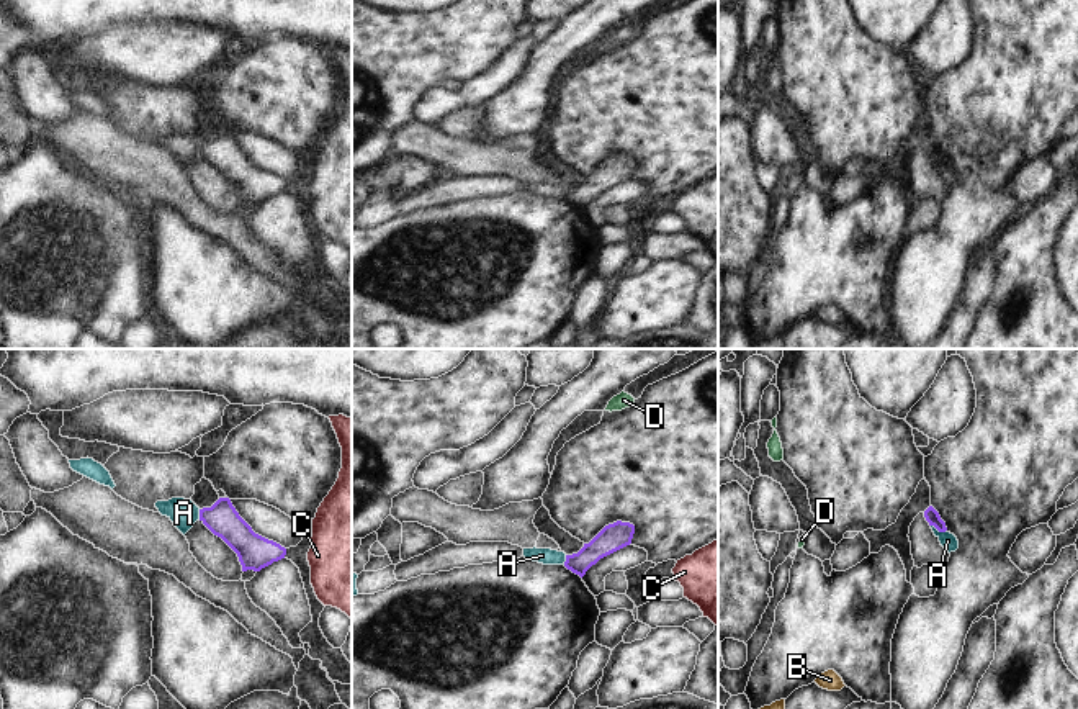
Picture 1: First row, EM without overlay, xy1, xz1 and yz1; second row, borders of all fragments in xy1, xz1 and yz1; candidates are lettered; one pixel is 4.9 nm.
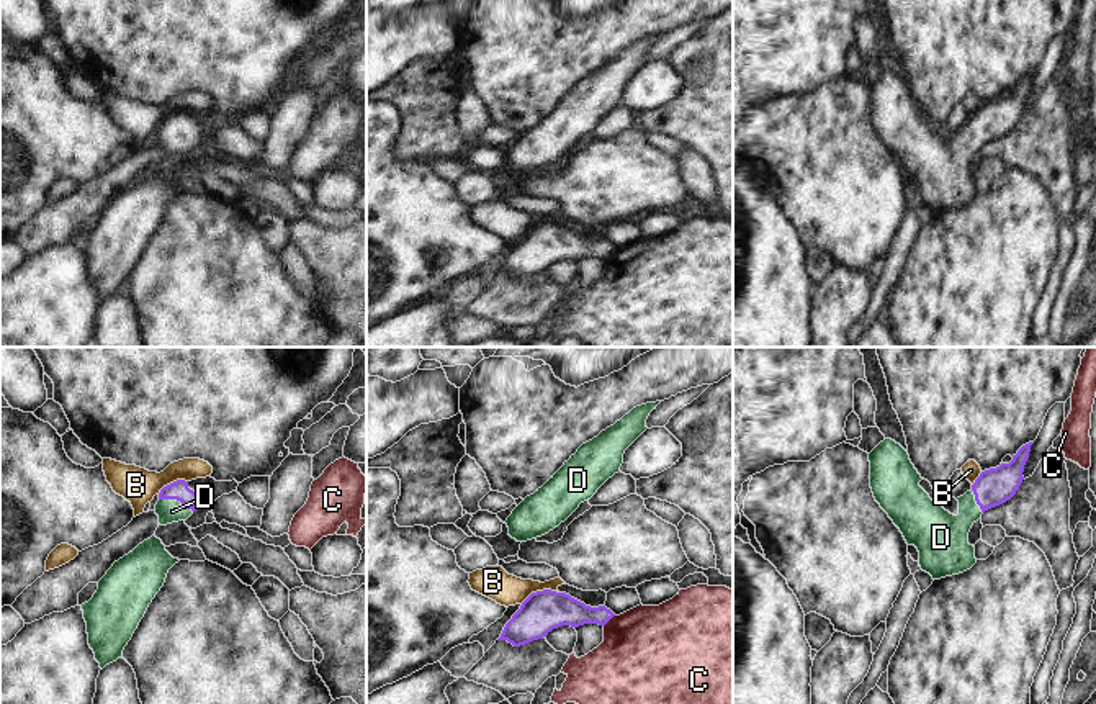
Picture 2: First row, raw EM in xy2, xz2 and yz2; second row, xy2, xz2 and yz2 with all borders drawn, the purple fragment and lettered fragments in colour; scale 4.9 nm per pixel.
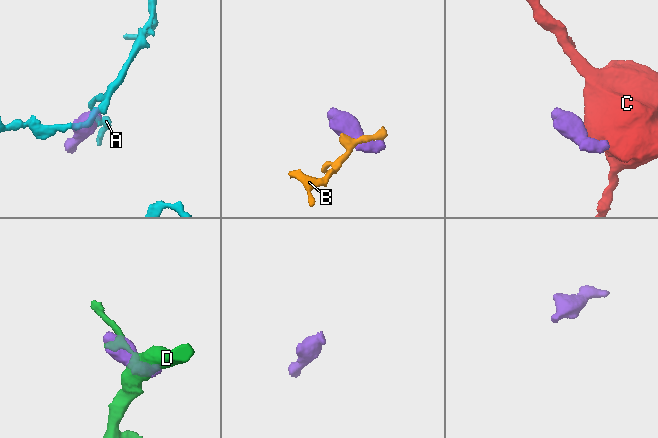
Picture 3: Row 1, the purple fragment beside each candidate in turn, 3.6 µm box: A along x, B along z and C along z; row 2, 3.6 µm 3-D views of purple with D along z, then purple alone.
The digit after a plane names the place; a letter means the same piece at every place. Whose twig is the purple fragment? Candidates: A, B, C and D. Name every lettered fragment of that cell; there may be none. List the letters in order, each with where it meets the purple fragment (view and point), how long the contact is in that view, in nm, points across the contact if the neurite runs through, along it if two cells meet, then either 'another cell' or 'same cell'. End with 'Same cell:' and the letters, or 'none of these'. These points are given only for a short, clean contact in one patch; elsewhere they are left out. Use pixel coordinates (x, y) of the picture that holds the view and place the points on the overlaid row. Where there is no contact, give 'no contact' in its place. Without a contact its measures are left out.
A: contact yz1 (939, 531); length 90 nm; border yz1 (931, 524), (939, 531), (946, 531); another cell
B: contact xz2 (539, 591); length 200 nm; border xz2 (558, 591), (537, 590), (521, 603); another cell
C: contact xz2 (609, 619); length 80 nm; border xz2 (614, 614), (604, 626); another cell
D: contact xy2 (175, 498); length 180 nm; way xy2 (179, 490), (175, 498), (169, 511); same cell
Same cell: D

